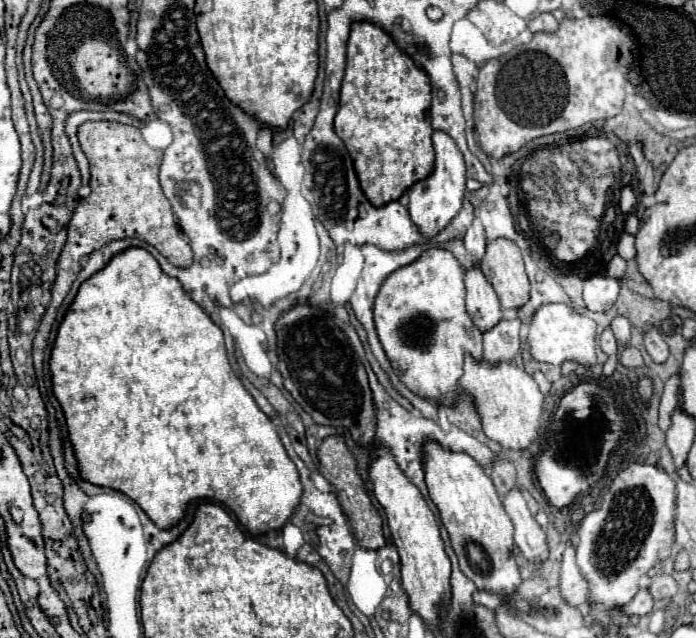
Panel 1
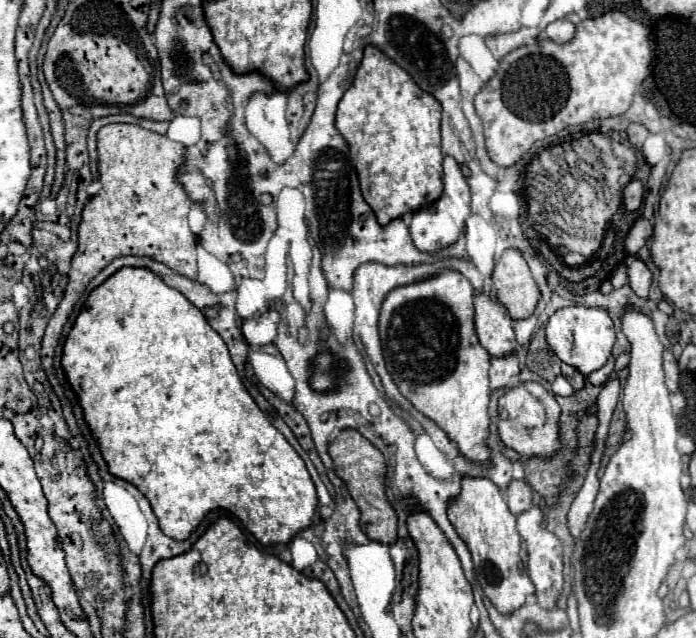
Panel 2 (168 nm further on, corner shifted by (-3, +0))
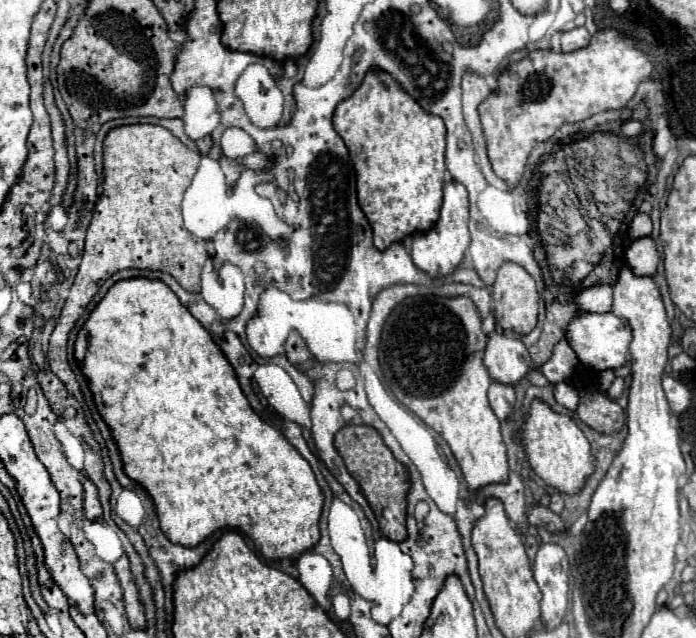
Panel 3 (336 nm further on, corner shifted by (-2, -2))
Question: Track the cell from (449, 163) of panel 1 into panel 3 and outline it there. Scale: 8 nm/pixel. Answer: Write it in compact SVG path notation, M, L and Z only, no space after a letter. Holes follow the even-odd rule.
M448 180L444 184L444 204L440 208L440 220L436 226L424 234L414 234L412 244L412 262L418 270L426 272L430 278L440 278L452 274L458 264L464 260L464 254L470 246L468 232L468 192L462 184Z

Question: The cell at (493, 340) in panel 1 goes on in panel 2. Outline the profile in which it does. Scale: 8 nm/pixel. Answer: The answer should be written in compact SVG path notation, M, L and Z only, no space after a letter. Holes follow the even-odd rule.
M515 352L499 356L499 358L491 358L491 370L489 370L489 378L491 378L491 388L505 388L507 384L513 382L515 374L519 374L519 358Z

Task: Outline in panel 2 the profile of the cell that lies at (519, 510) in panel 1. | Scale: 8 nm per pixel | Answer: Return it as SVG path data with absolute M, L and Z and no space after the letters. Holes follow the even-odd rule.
M533 506L533 508L517 514L517 532L527 544L527 554L529 554L527 570L529 570L531 582L535 584L537 602L543 608L553 608L559 594L561 594L561 588L563 588L563 548L561 548L561 542L553 532L545 530L543 512L539 510L539 506Z

